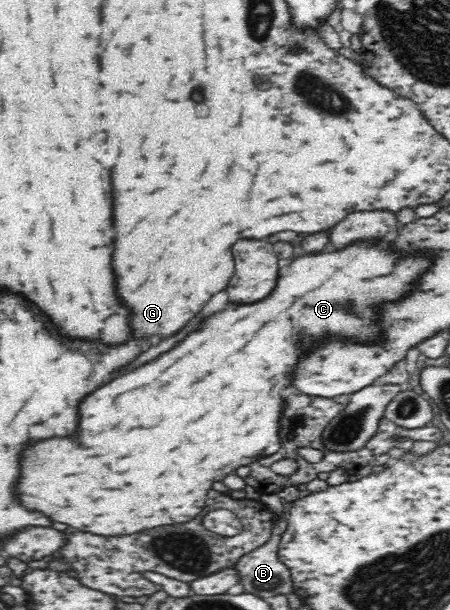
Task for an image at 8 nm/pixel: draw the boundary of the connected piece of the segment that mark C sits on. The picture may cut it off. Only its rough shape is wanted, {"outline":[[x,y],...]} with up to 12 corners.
{"outline":[[430,252],[296,258],[24,452],[18,498],[120,536],[278,452],[300,354],[374,344]]}

